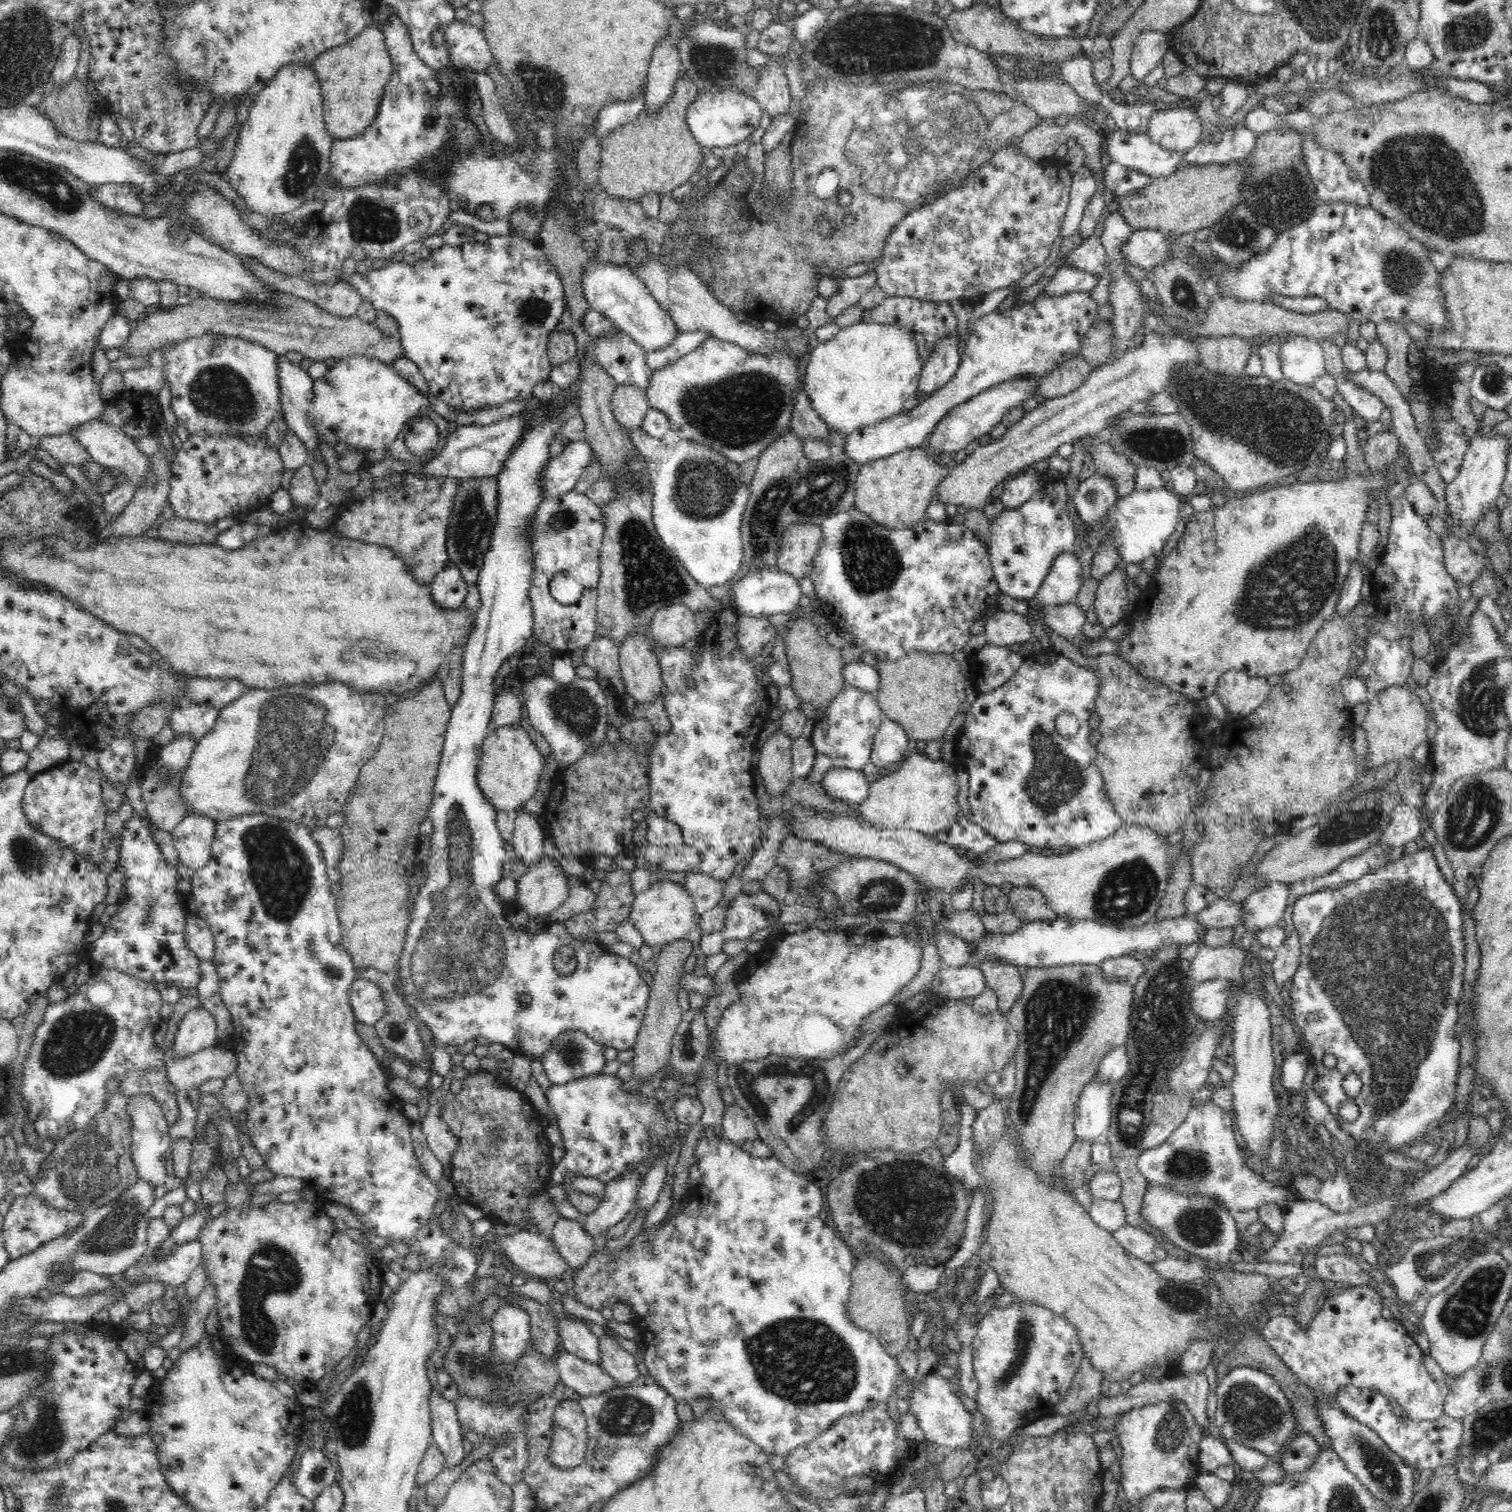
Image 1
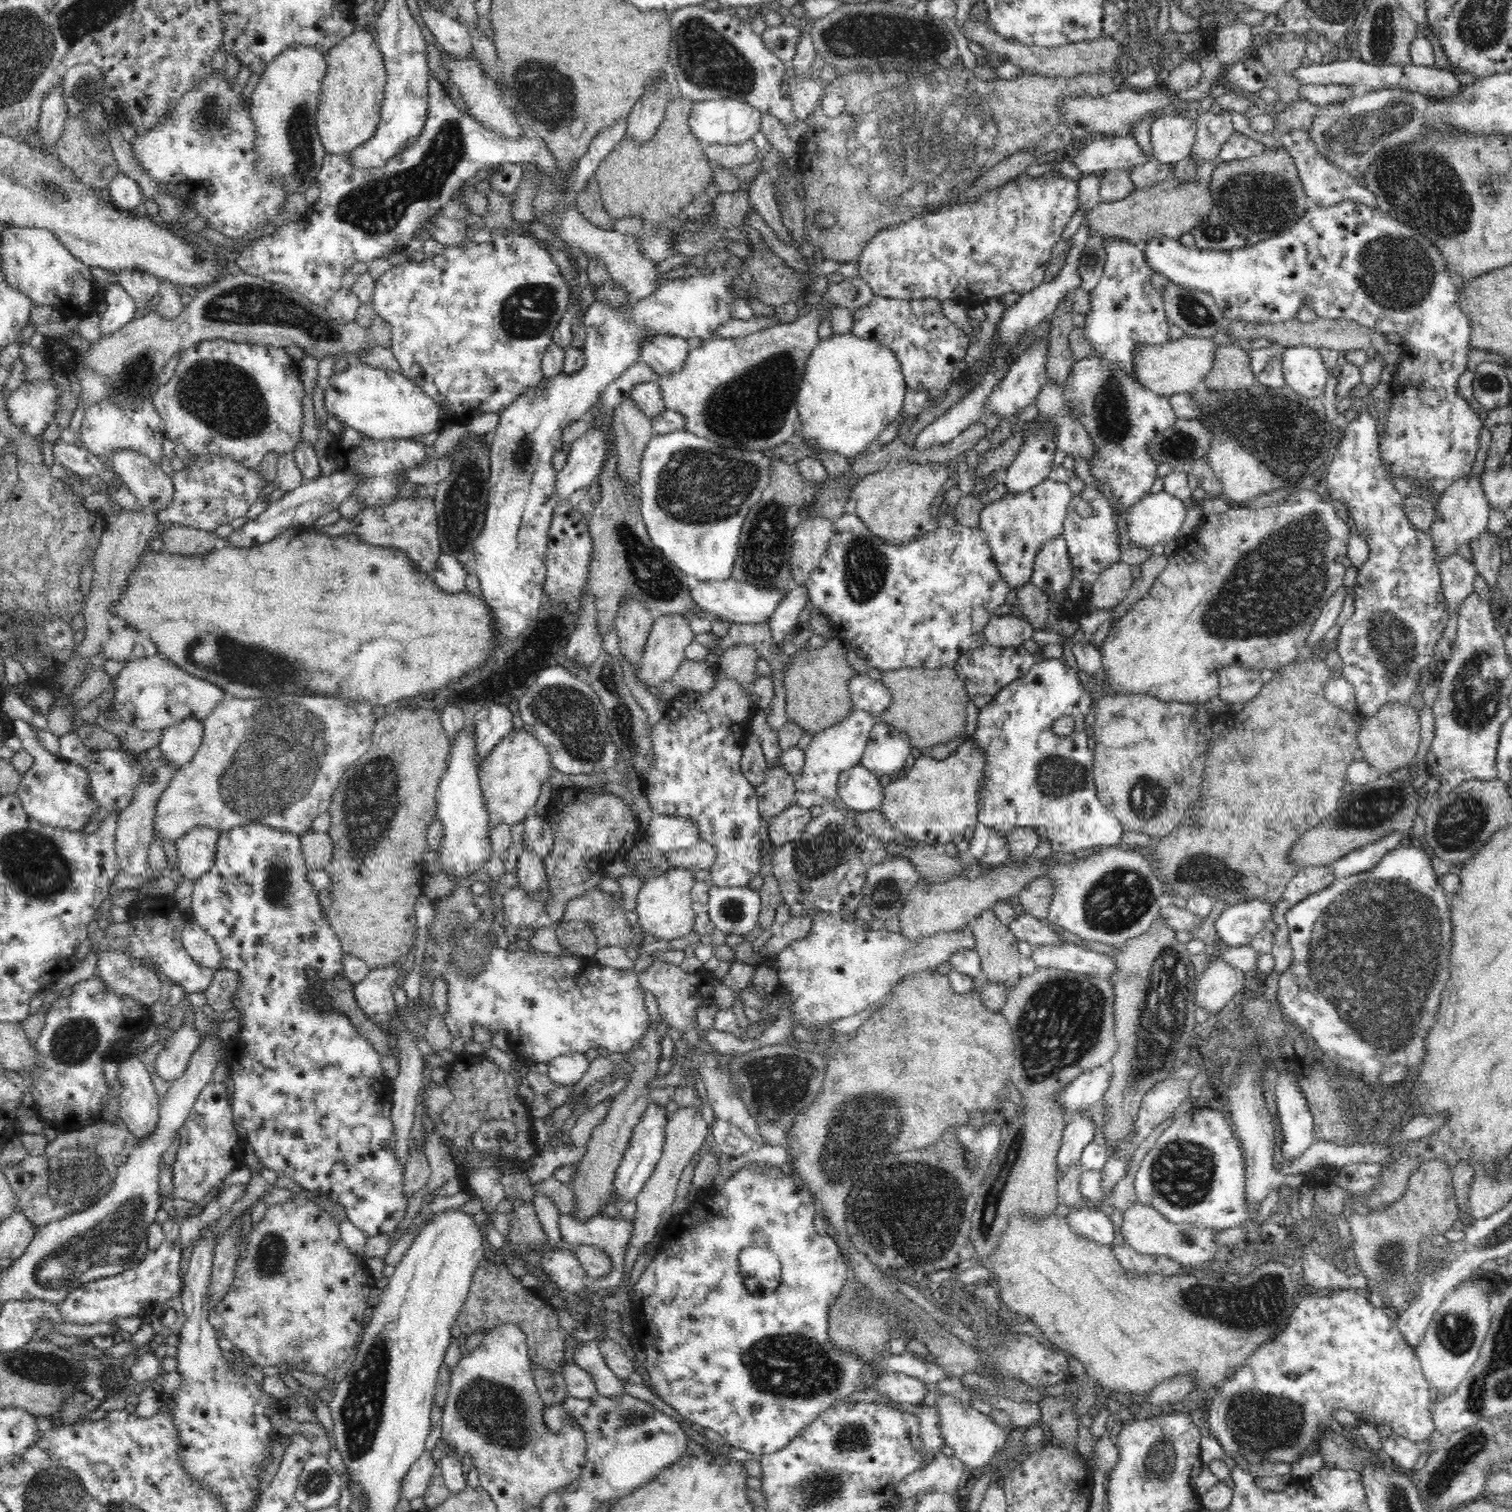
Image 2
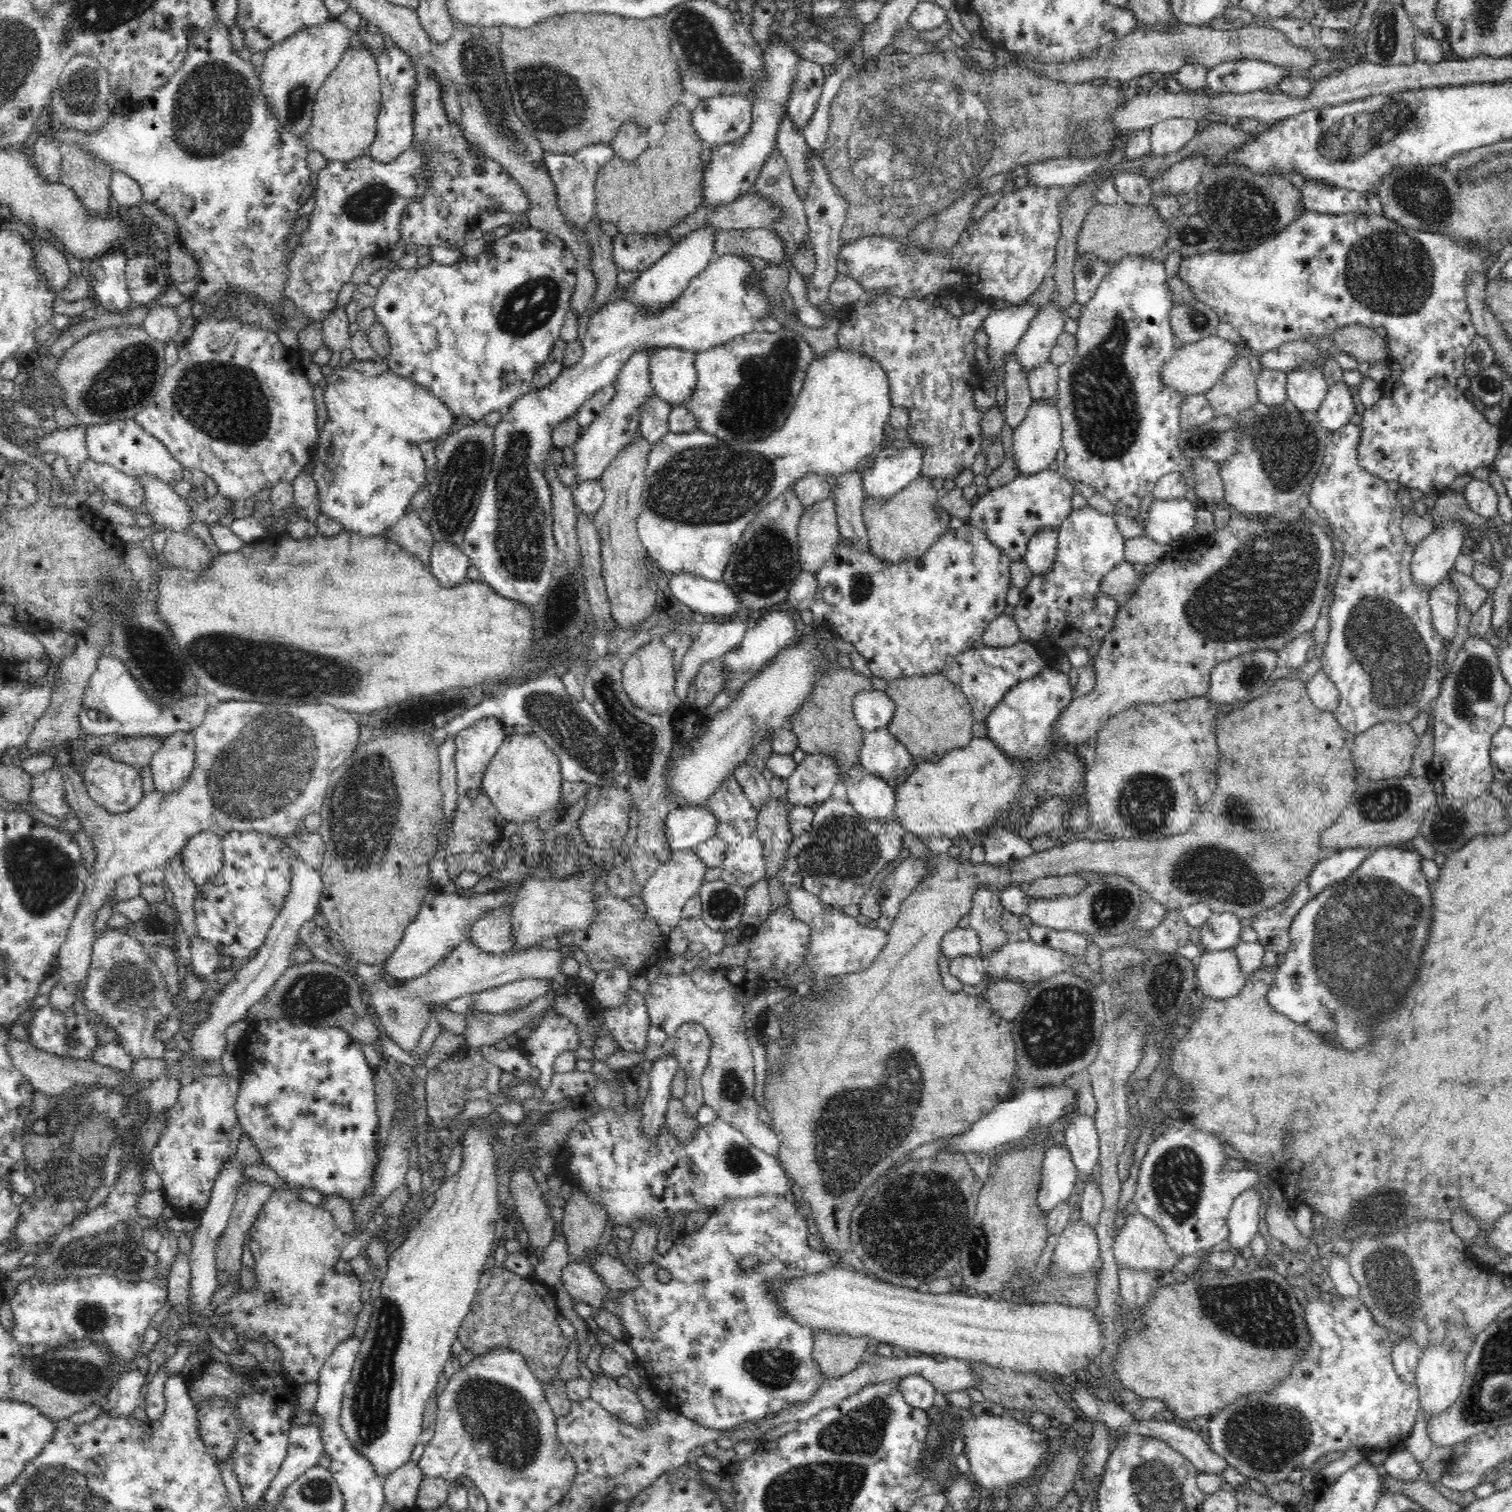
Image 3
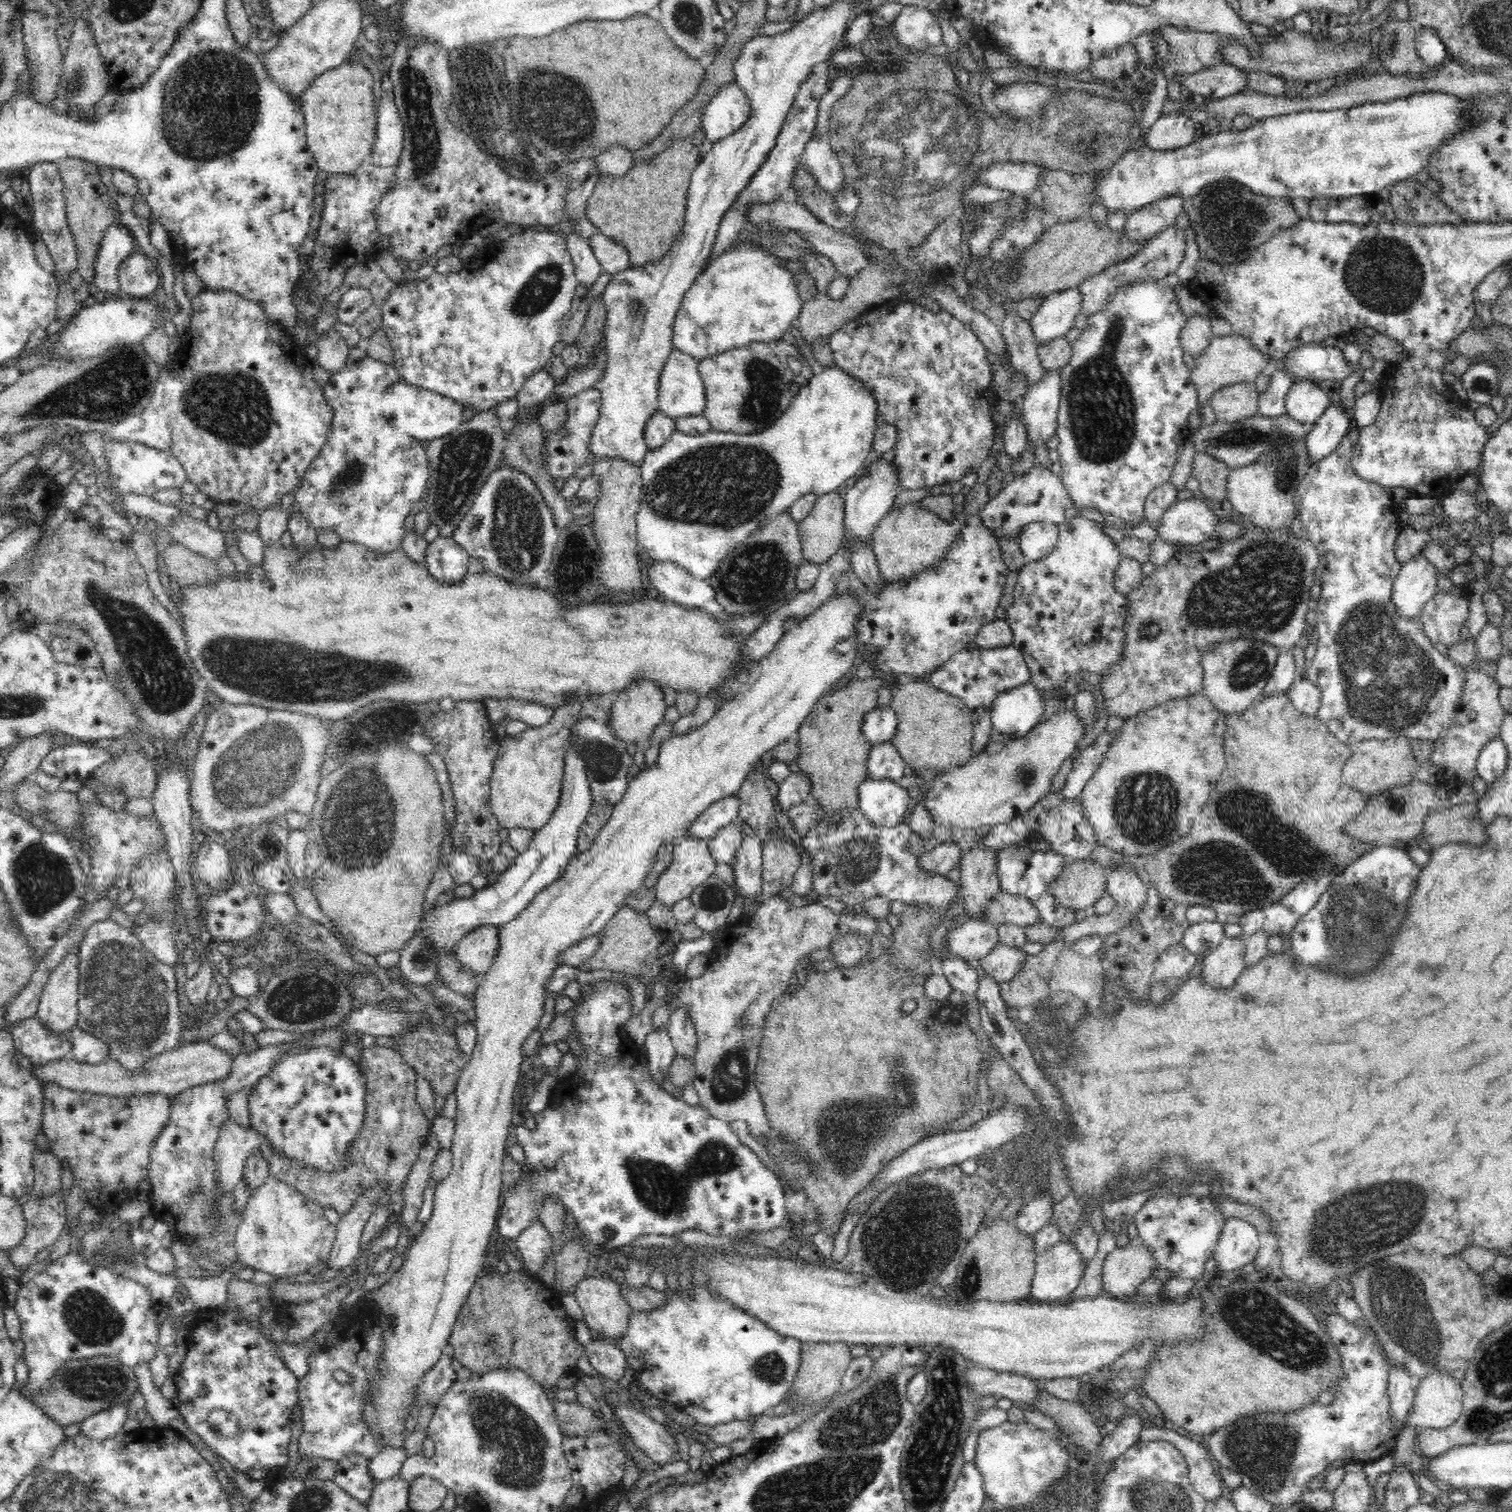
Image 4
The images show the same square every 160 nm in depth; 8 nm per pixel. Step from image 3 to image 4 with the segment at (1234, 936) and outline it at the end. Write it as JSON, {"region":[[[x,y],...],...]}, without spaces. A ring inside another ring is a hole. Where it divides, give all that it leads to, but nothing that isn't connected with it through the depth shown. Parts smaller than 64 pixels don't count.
{"region":[[[1224,919],[1191,925],[1183,936],[1183,945],[1192,954],[1210,954],[1225,937]]]}

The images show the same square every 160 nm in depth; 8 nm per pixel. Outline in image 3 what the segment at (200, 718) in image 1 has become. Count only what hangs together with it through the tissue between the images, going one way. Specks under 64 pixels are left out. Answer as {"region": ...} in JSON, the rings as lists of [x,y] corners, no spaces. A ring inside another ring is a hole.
{"region":[[[178,731],[166,737],[151,758],[156,791],[170,795],[182,789],[194,770],[195,746],[195,738],[190,731]]]}

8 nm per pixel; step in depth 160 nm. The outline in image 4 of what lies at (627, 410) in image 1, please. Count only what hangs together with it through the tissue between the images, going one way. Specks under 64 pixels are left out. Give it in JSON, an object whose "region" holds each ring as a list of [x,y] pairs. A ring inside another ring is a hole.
{"region":[[[602,457],[589,462],[592,474],[600,485],[599,501],[592,514],[592,534],[598,538],[600,544],[600,570],[602,582],[608,592],[616,594],[640,593],[642,590],[642,573],[640,561],[636,555],[638,546],[636,532],[636,515],[641,501],[641,467],[626,462],[623,458]]]}

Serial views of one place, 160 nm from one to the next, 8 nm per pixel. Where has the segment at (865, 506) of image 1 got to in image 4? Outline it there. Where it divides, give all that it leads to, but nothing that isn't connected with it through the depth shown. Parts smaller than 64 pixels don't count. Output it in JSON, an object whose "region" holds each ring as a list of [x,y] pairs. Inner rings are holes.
{"region":[[[918,502],[891,510],[872,532],[871,546],[879,566],[880,576],[885,582],[894,584],[898,580],[920,574],[922,570],[930,568],[946,556],[950,544],[956,540],[965,525],[964,515],[958,515],[953,522],[948,522],[931,510],[922,508]]]}

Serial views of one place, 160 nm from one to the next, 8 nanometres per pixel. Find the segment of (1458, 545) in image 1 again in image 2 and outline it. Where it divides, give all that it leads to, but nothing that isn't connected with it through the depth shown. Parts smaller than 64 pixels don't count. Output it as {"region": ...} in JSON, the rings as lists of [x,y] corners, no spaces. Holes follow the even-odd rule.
{"region":[[[1457,553],[1450,554],[1439,563],[1441,589],[1450,614],[1459,612],[1466,597],[1474,591],[1475,576],[1479,574],[1473,563]]]}

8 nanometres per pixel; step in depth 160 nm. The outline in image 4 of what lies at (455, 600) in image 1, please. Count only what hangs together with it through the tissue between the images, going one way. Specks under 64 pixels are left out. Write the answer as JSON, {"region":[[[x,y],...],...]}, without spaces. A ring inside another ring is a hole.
{"region":[[[438,537],[427,546],[425,558],[430,574],[439,581],[452,584],[459,583],[468,573],[470,555],[452,537]]]}

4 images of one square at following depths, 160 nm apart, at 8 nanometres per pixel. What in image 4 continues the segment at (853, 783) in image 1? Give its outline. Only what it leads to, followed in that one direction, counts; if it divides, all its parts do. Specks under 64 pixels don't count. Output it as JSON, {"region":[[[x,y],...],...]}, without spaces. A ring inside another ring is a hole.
{"region":[[[869,779],[859,787],[858,808],[876,826],[898,826],[908,808],[908,783]]]}

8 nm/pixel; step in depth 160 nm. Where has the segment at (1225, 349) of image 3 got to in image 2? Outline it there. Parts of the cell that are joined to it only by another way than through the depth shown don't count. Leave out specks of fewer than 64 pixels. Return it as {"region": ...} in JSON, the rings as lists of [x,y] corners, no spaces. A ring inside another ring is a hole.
{"region":[[[1183,335],[1177,340],[1168,341],[1162,346],[1142,344],[1136,350],[1134,373],[1136,379],[1149,391],[1167,397],[1174,394],[1190,393],[1198,382],[1206,378],[1214,364],[1214,352],[1217,345],[1210,338]]]}

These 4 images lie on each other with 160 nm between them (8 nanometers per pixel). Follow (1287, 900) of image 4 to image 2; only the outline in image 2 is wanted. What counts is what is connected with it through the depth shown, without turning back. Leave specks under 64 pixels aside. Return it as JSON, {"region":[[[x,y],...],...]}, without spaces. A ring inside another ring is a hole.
{"region":[[[1392,832],[1376,842],[1351,850],[1348,854],[1331,862],[1329,870],[1336,879],[1370,870],[1387,852],[1394,850],[1406,836],[1406,834]]]}

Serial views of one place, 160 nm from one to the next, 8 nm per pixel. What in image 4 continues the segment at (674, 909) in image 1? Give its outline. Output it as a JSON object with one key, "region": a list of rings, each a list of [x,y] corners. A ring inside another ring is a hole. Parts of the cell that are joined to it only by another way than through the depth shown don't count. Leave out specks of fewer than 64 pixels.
{"region":[[[684,838],[674,846],[672,864],[659,875],[655,900],[671,908],[679,900],[689,898],[700,883],[714,875],[716,865],[709,841]]]}

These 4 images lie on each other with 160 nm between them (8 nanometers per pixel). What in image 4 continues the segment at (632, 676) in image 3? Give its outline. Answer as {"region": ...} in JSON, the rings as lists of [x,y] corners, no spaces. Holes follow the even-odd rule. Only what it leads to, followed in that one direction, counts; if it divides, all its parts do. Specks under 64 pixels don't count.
{"region":[[[652,681],[636,682],[620,692],[612,705],[612,714],[607,726],[622,742],[625,742],[632,750],[636,764],[643,763],[644,753],[650,748],[650,736],[656,726],[664,720],[664,714],[668,706],[664,705],[664,691],[656,687]]]}

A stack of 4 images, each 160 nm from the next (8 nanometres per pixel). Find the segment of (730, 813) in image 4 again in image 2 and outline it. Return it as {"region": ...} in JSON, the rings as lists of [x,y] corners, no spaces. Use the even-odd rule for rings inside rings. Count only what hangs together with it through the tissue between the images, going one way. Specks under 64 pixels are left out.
{"region":[[[654,814],[646,828],[650,845],[663,853],[687,849],[700,841],[696,821],[680,815]]]}

